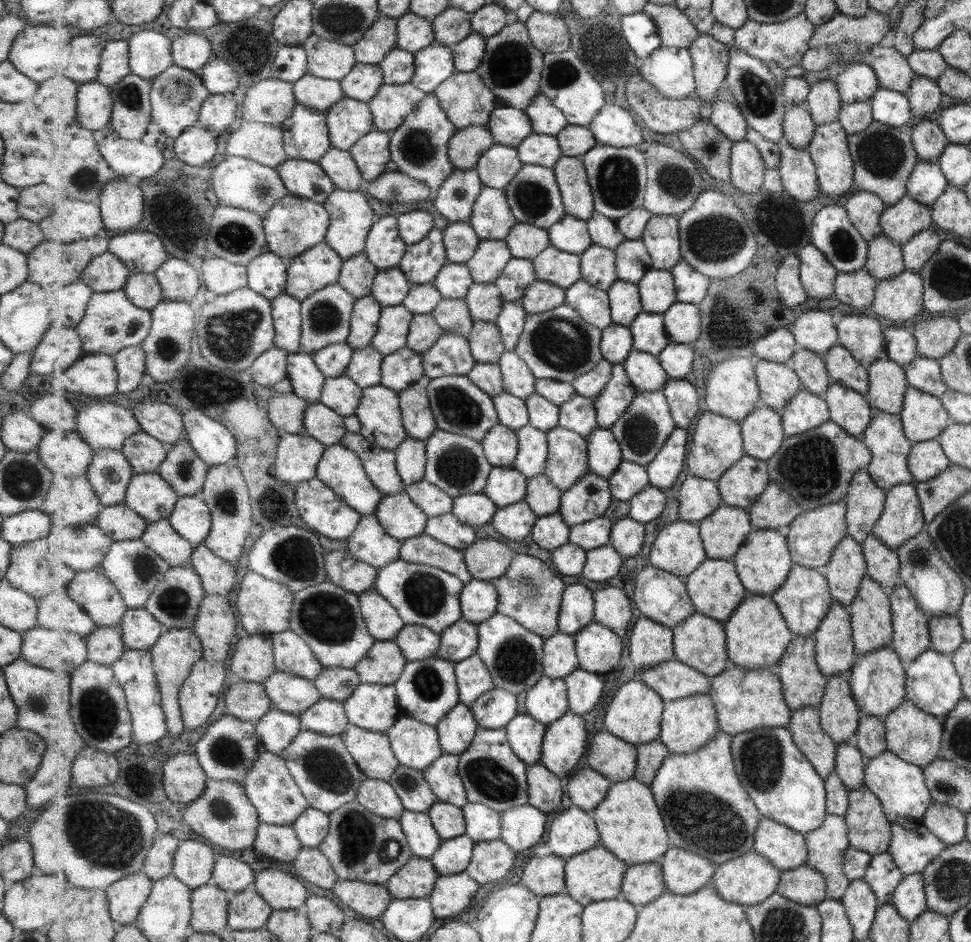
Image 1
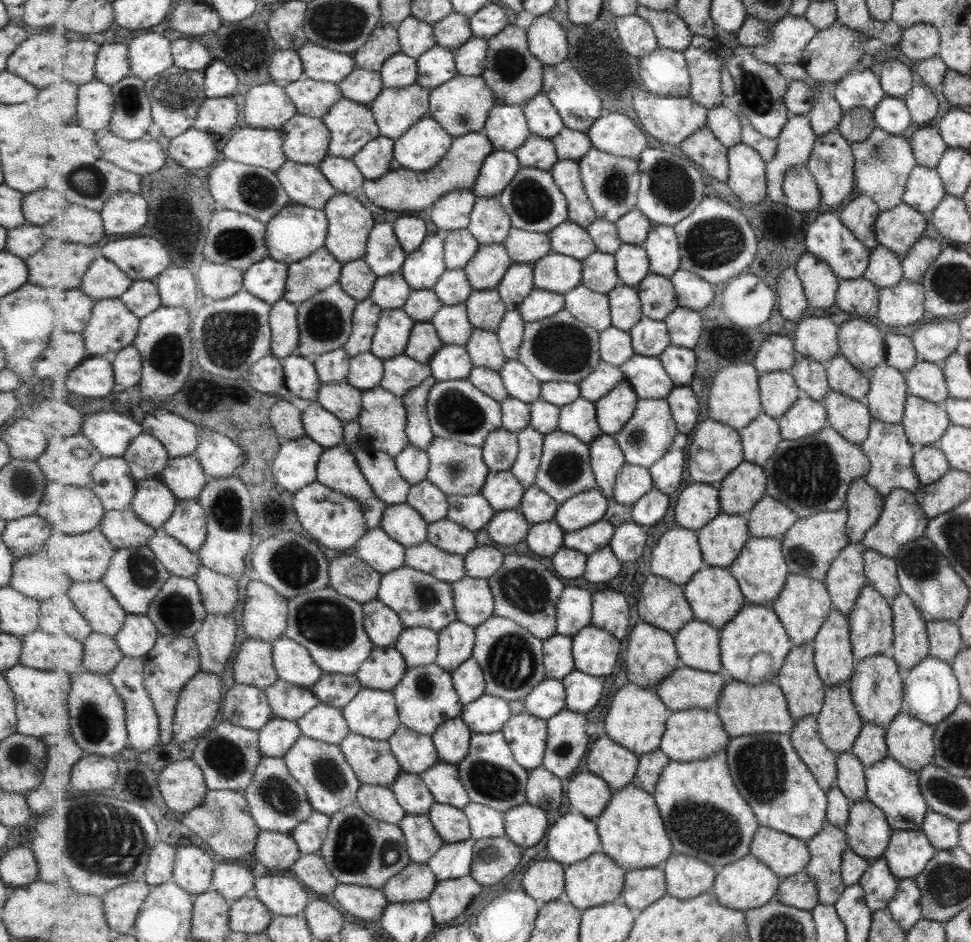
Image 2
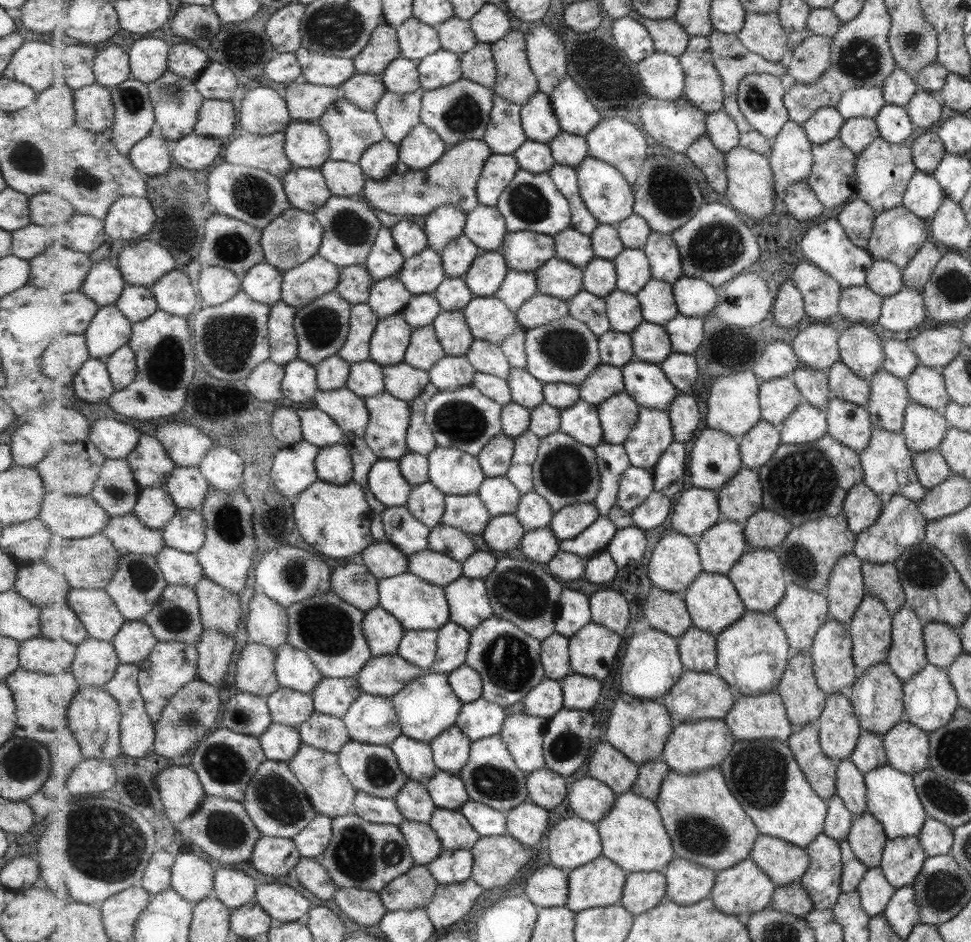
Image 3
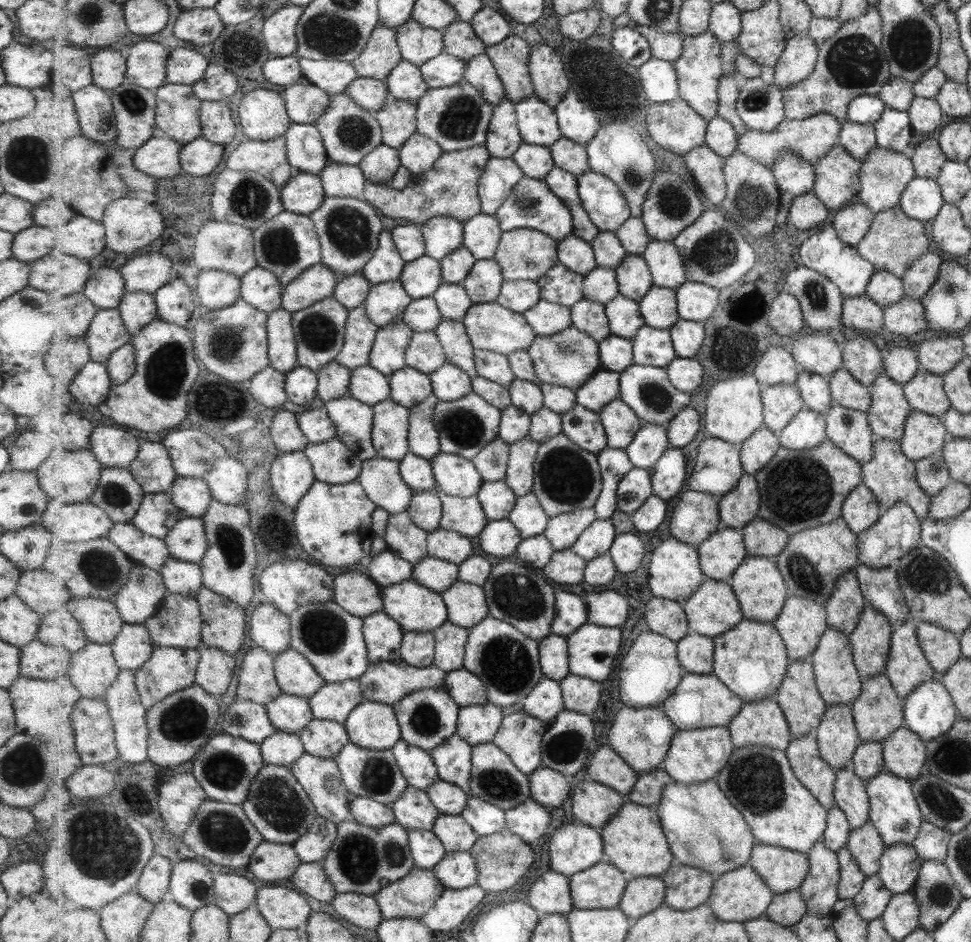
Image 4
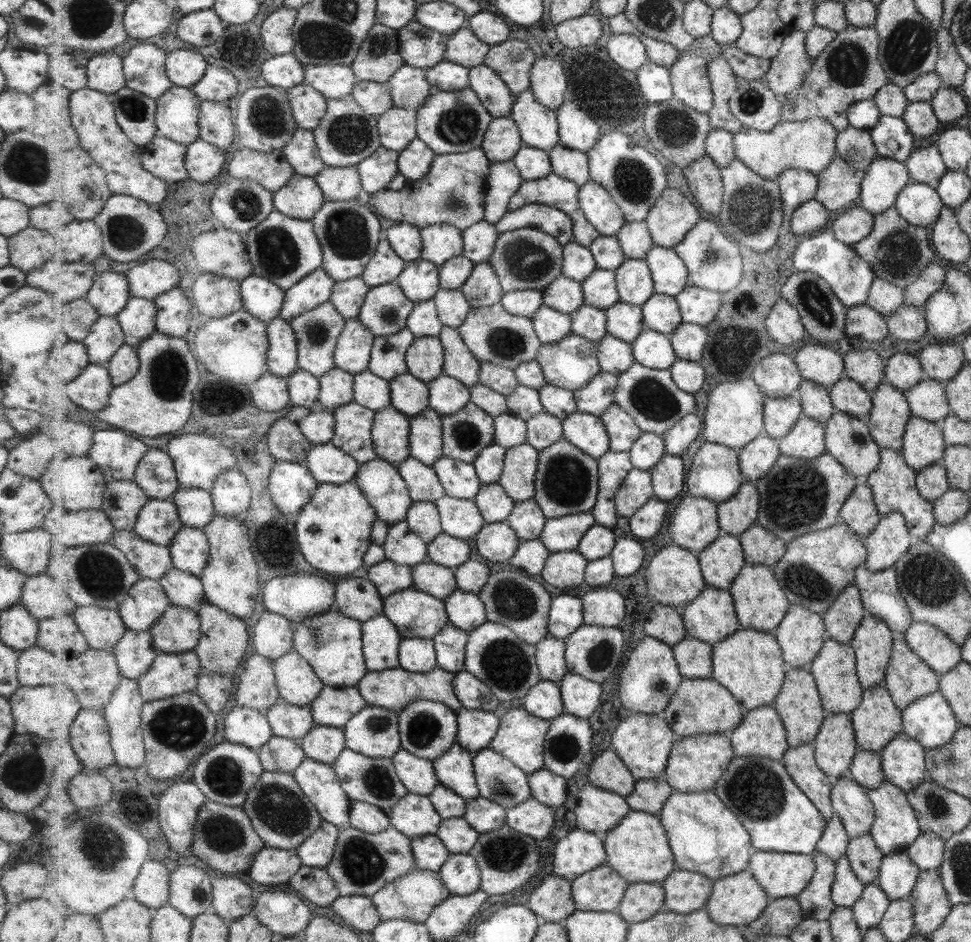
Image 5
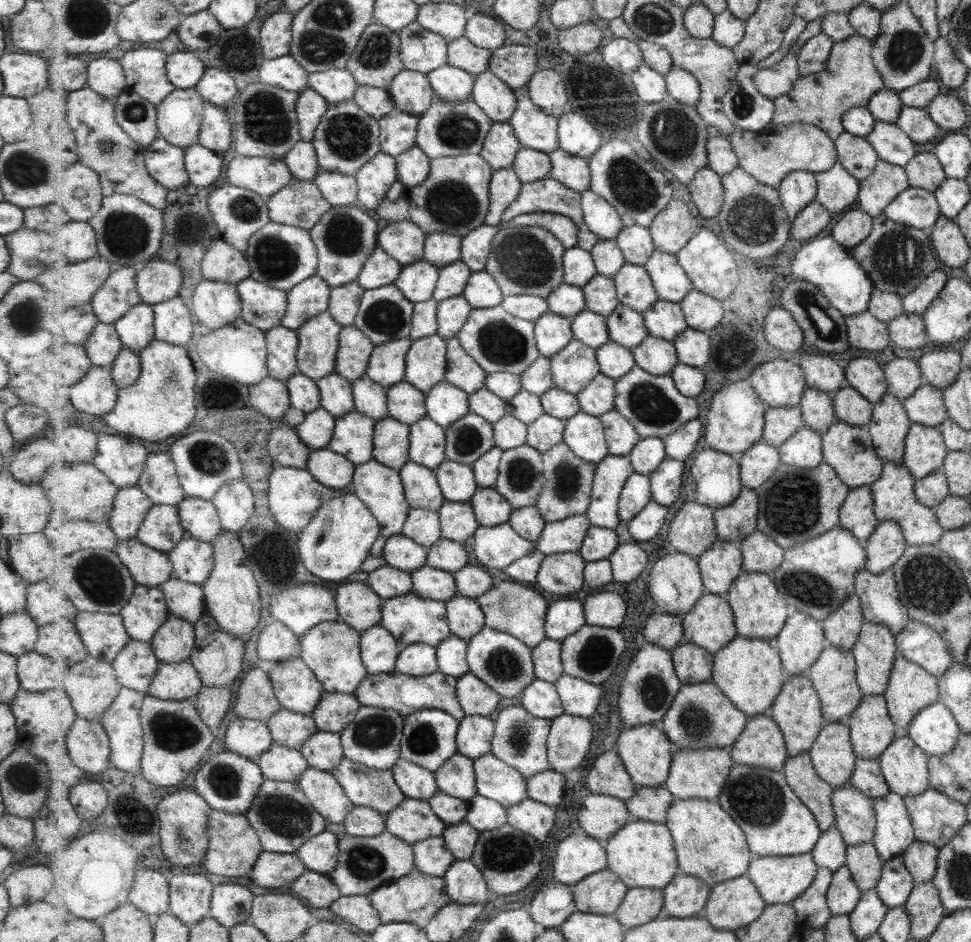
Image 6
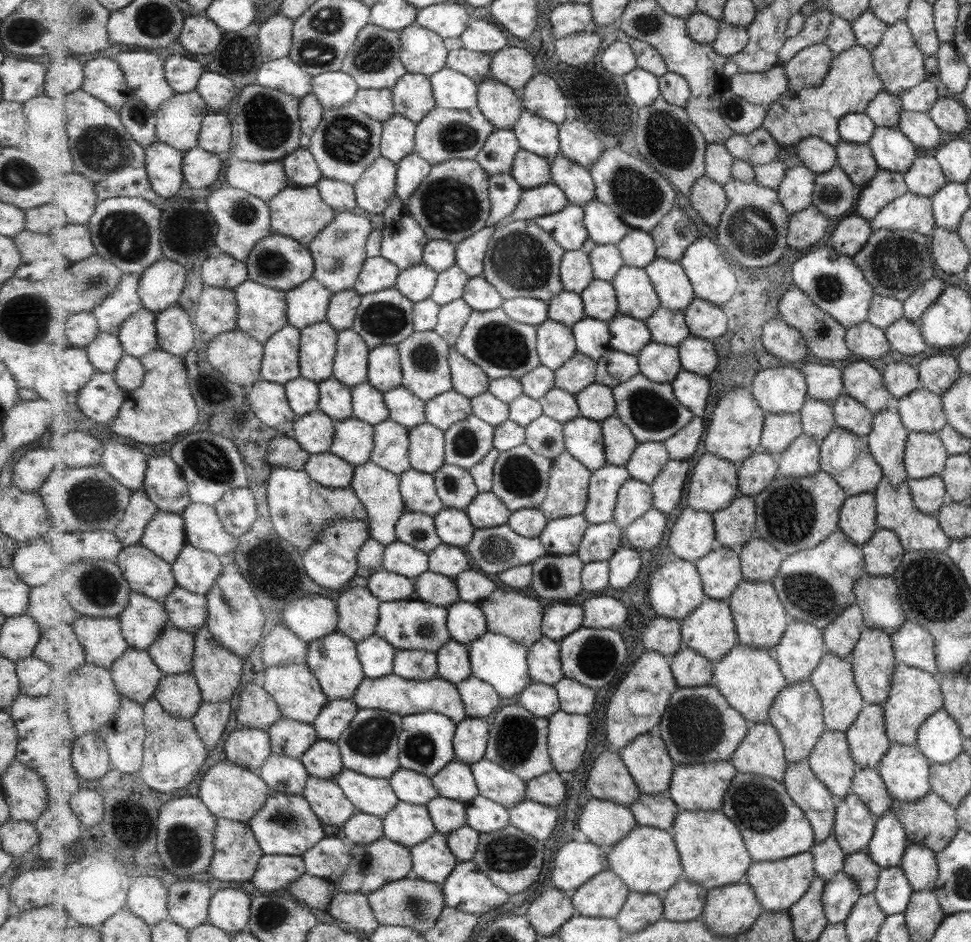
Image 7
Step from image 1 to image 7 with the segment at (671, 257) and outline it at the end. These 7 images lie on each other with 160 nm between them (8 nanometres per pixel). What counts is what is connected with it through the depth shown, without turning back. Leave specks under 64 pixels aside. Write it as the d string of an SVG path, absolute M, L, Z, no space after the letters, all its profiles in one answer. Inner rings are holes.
M657 257L644 269L656 287L661 307L685 311L696 300L693 283L680 262Z

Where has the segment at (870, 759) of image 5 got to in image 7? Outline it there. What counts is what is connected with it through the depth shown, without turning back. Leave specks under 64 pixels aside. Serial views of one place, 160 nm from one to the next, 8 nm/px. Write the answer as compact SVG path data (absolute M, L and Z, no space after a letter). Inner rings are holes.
M862 768L852 780L852 791L865 803L873 817L891 808L892 797L876 769Z

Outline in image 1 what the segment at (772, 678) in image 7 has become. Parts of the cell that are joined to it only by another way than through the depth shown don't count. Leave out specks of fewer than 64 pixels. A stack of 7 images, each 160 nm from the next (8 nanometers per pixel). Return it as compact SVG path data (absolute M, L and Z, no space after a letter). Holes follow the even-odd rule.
M749 594L729 620L724 622L724 627L728 635L728 655L731 664L743 666L751 671L776 669L795 637L780 611L780 606L771 595Z

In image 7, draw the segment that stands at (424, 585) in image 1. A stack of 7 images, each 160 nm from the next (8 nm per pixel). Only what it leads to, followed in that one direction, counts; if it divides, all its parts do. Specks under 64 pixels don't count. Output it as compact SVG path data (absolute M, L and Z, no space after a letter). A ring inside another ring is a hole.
M415 597L393 602L380 601L380 621L376 635L391 642L397 649L417 648L438 652L453 639L448 627L448 607L437 606L436 603L425 602Z

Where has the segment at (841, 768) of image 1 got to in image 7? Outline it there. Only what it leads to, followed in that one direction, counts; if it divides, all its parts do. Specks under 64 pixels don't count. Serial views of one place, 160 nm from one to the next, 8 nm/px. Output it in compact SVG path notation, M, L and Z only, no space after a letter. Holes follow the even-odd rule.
M856 794L837 799L834 837L845 854L865 850L872 838L873 814Z

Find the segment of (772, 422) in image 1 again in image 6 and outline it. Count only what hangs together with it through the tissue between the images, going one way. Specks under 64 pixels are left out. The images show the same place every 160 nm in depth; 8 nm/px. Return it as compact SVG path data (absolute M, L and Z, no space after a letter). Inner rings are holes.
M764 440L754 444L743 456L738 456L740 477L744 487L759 488L781 467L780 451Z

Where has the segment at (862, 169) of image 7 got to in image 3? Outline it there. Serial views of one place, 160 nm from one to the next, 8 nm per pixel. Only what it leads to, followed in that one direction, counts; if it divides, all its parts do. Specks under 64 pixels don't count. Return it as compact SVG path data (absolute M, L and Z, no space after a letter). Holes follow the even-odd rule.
M848 118L842 126L839 138L853 154L860 154L879 136L872 118Z

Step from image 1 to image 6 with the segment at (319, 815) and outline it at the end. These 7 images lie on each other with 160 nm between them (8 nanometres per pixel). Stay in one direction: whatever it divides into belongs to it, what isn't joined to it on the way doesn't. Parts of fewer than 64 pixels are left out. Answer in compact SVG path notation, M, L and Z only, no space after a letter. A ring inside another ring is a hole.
M325 831L310 838L296 853L311 871L329 876L340 861L340 839Z

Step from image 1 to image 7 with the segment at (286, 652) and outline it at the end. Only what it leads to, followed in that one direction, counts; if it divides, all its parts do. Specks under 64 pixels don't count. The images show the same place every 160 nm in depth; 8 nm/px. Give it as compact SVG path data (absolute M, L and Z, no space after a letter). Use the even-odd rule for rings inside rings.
M283 664L281 666L266 666L264 670L264 687L273 695L280 706L283 716L299 722L314 724L316 718L328 704L330 698L324 693L319 679L305 664Z

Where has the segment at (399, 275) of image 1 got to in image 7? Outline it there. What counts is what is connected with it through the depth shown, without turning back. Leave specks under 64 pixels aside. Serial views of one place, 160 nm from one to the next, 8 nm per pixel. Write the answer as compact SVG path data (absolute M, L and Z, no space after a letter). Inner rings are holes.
M396 287L386 288L363 296L352 329L357 331L372 351L383 345L398 345L415 333L414 302Z

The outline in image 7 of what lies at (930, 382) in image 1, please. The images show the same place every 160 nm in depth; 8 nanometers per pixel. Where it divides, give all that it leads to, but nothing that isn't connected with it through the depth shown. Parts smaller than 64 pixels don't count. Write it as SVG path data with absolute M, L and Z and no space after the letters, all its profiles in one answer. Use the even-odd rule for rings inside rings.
M922 388L899 398L894 408L904 428L913 433L937 433L946 424L940 396Z

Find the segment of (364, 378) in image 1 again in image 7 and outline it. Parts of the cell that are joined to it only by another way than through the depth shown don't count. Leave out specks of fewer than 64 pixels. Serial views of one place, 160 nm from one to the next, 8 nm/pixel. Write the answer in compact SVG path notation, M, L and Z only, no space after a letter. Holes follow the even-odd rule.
M369 382L352 388L354 417L371 424L374 428L390 419L390 411L384 393Z

